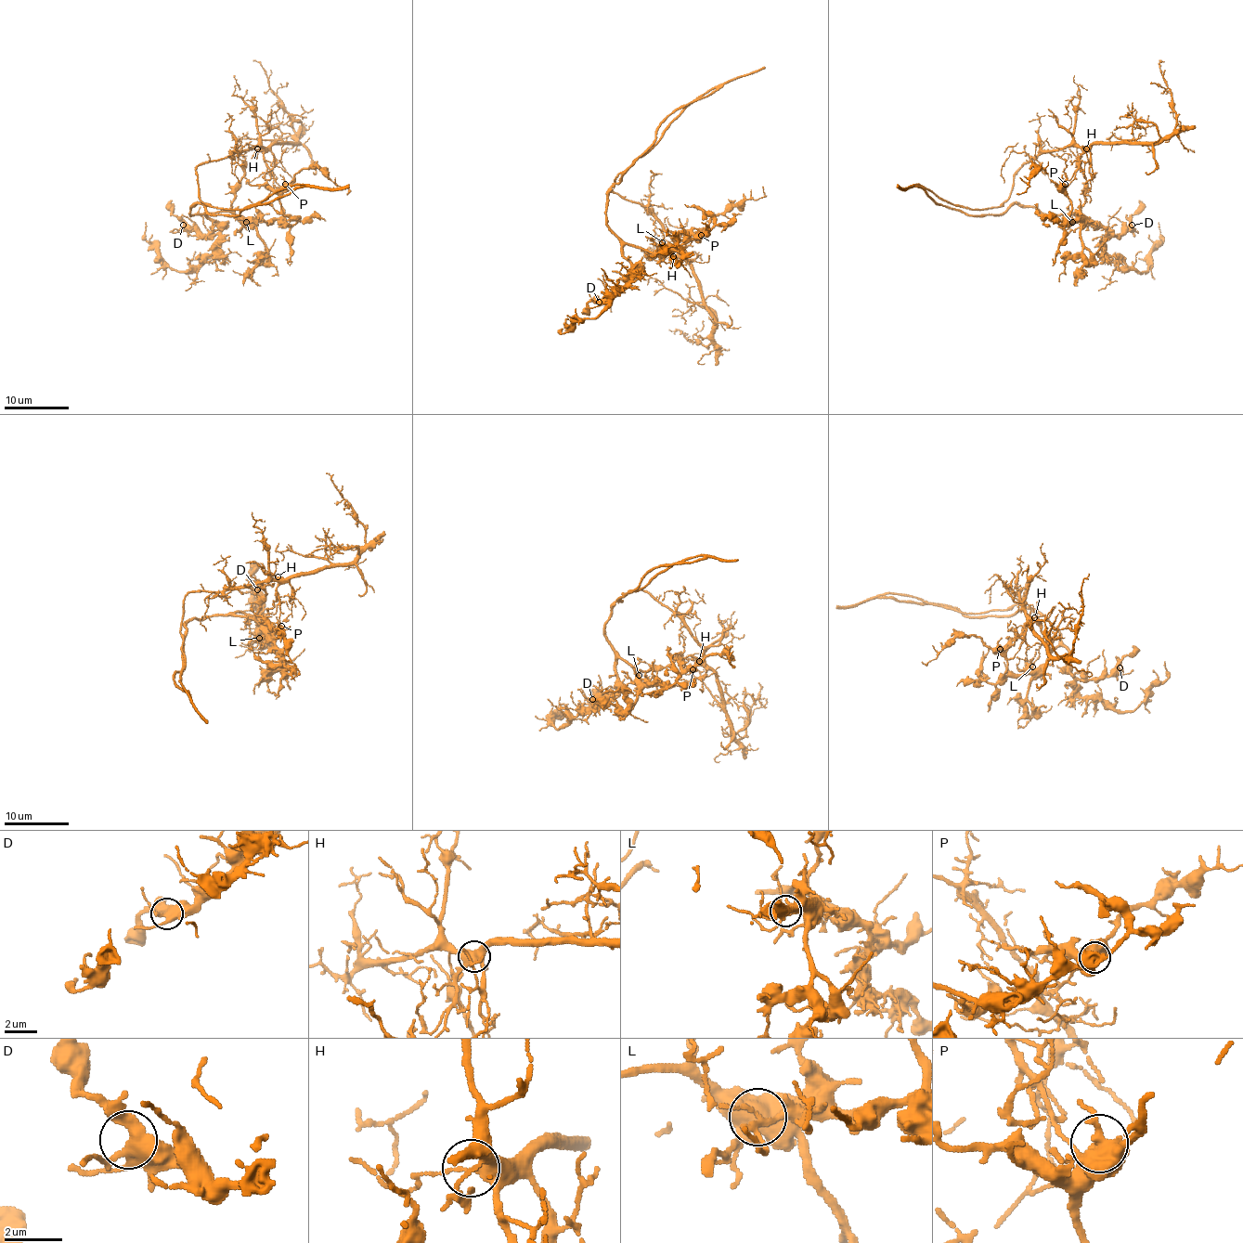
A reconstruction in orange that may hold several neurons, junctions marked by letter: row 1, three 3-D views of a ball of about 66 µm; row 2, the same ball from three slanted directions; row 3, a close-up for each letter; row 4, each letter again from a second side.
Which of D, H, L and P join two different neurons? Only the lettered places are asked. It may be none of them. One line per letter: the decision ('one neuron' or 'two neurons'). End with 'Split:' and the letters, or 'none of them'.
D: one neuron
H: one neuron
L: one neuron
P: two neurons
Split: P

